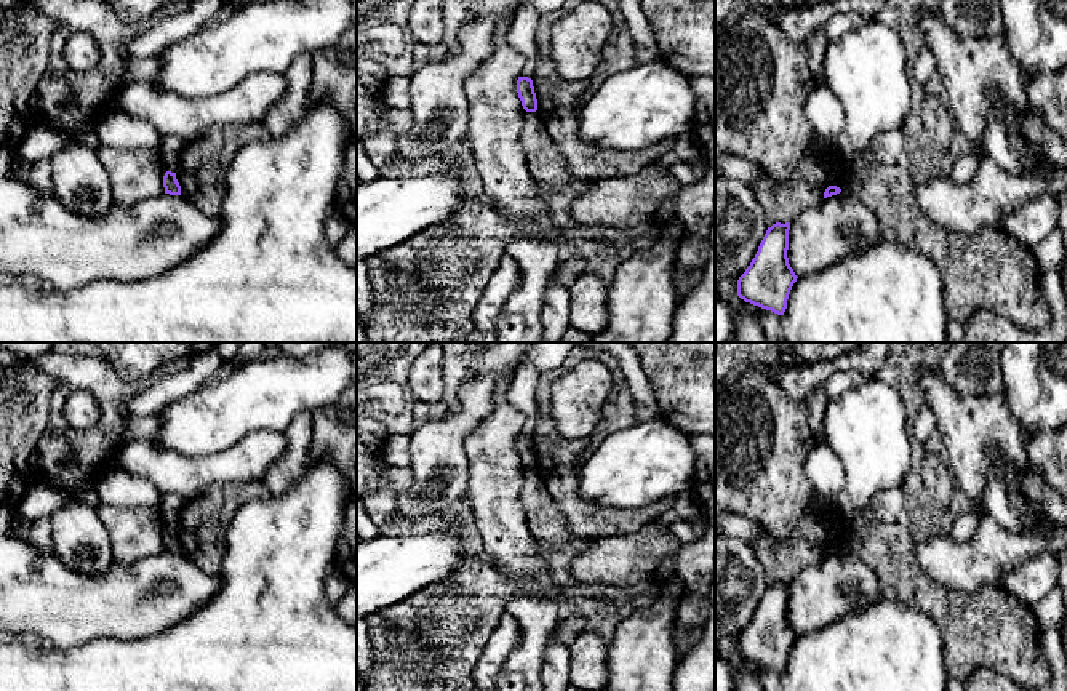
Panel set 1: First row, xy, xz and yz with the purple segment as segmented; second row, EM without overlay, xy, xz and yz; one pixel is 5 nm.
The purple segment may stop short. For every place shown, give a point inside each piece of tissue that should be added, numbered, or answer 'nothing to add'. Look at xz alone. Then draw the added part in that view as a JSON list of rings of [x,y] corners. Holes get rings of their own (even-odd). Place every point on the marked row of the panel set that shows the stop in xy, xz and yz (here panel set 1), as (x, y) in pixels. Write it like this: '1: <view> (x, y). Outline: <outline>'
nothing to add

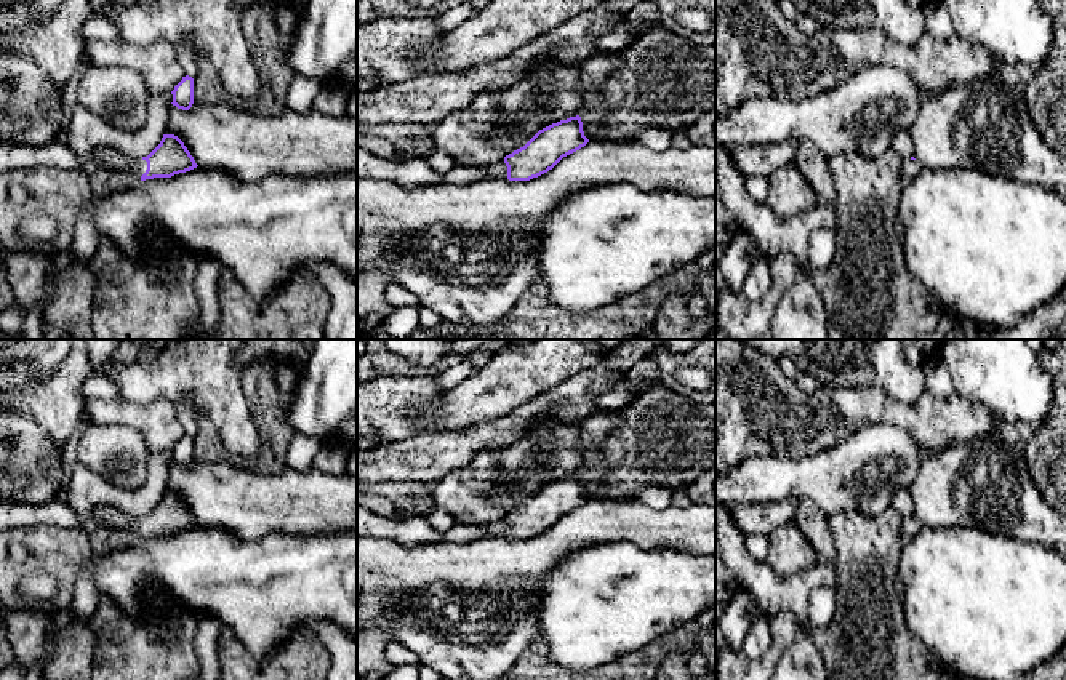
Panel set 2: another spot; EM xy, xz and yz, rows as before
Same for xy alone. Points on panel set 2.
1: xy (108, 159). Outline: [[[110,146],[96,147],[91,157],[96,163],[96,176],[106,190],[114,171],[123,173],[128,186],[136,186],[147,170],[146,160],[128,157]]]

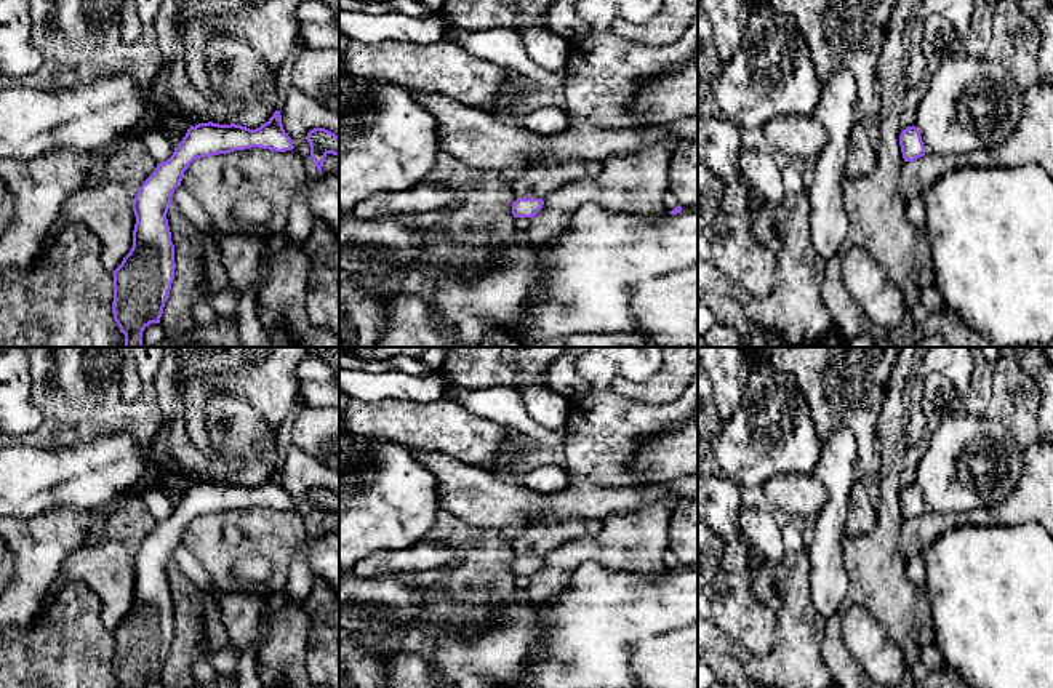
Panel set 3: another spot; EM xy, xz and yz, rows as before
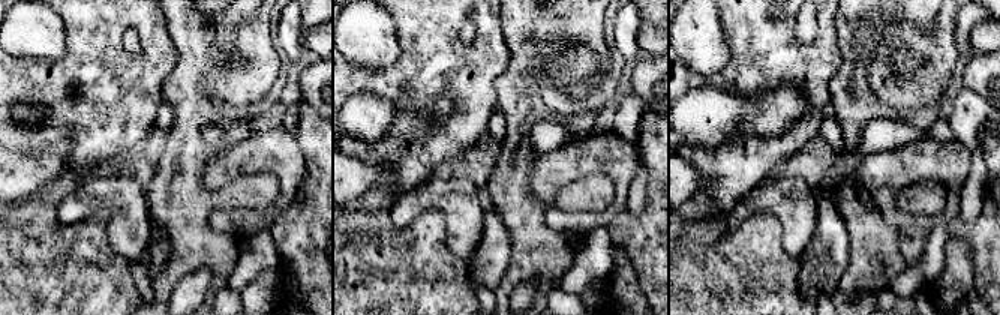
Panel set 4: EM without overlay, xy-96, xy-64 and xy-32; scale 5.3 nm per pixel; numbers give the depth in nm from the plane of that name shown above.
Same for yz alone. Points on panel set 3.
nothing to add

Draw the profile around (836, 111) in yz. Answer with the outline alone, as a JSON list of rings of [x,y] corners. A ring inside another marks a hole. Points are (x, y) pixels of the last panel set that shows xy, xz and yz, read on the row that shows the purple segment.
[[[837,69],[823,90],[815,117],[826,130],[826,141],[816,158],[813,184],[805,190],[810,202],[810,242],[826,264],[848,235],[848,214],[843,208],[843,163],[848,155],[856,114],[858,88],[848,69]]]

